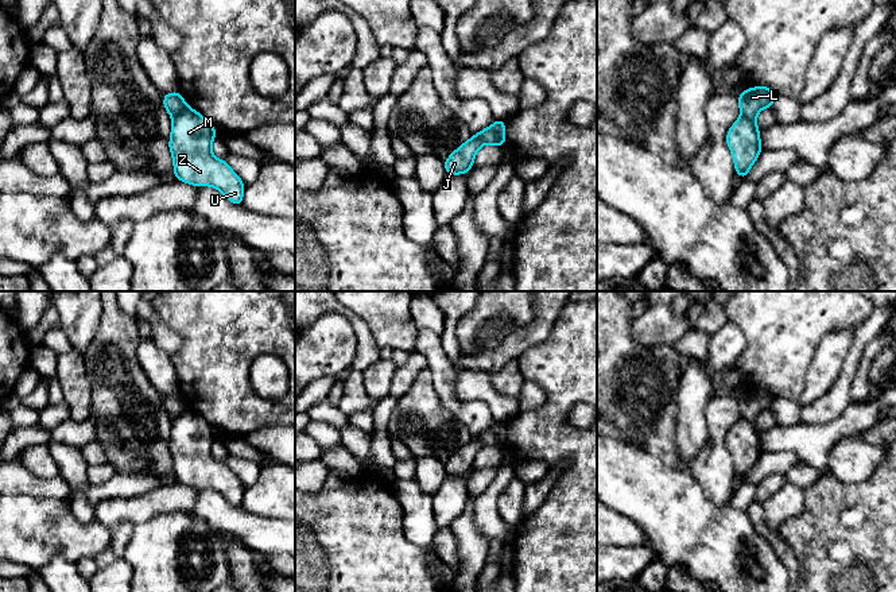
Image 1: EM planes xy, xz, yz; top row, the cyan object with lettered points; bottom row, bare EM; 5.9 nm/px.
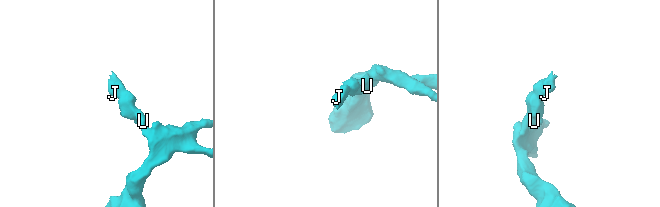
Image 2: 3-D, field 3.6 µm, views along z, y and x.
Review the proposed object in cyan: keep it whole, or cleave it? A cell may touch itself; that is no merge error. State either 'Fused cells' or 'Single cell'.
Fused cells

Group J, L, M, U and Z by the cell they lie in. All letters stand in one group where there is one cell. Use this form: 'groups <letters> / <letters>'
groups J L / M U Z

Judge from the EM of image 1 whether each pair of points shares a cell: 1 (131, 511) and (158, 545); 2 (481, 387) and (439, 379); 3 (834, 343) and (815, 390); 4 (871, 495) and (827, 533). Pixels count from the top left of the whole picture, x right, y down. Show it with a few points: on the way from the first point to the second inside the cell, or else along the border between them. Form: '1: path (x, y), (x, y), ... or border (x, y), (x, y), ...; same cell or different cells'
1: border (170, 511), (154, 514), (134, 526); different cells
2: border (457, 368), (454, 394), (464, 402), (480, 402); different cells
3: path (830, 355), (819, 378); same cell
4: path (860, 506), (838, 527); same cell

